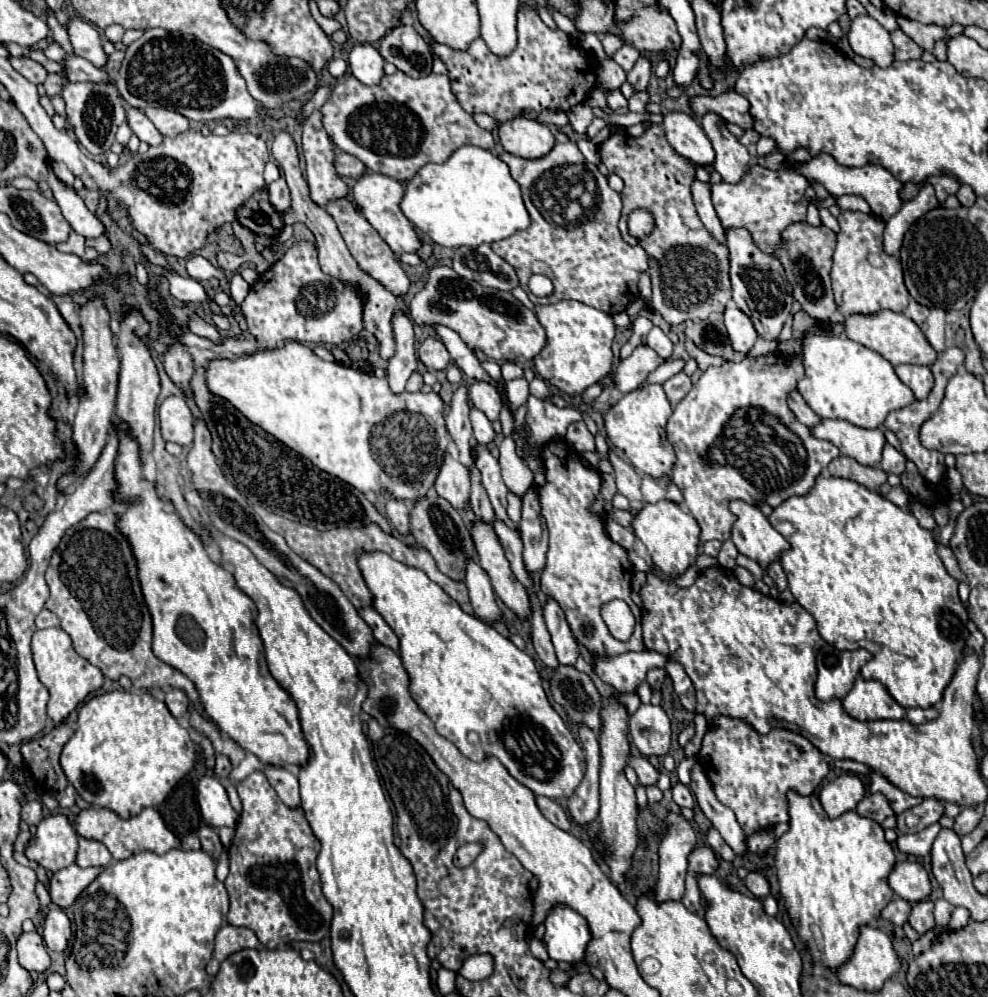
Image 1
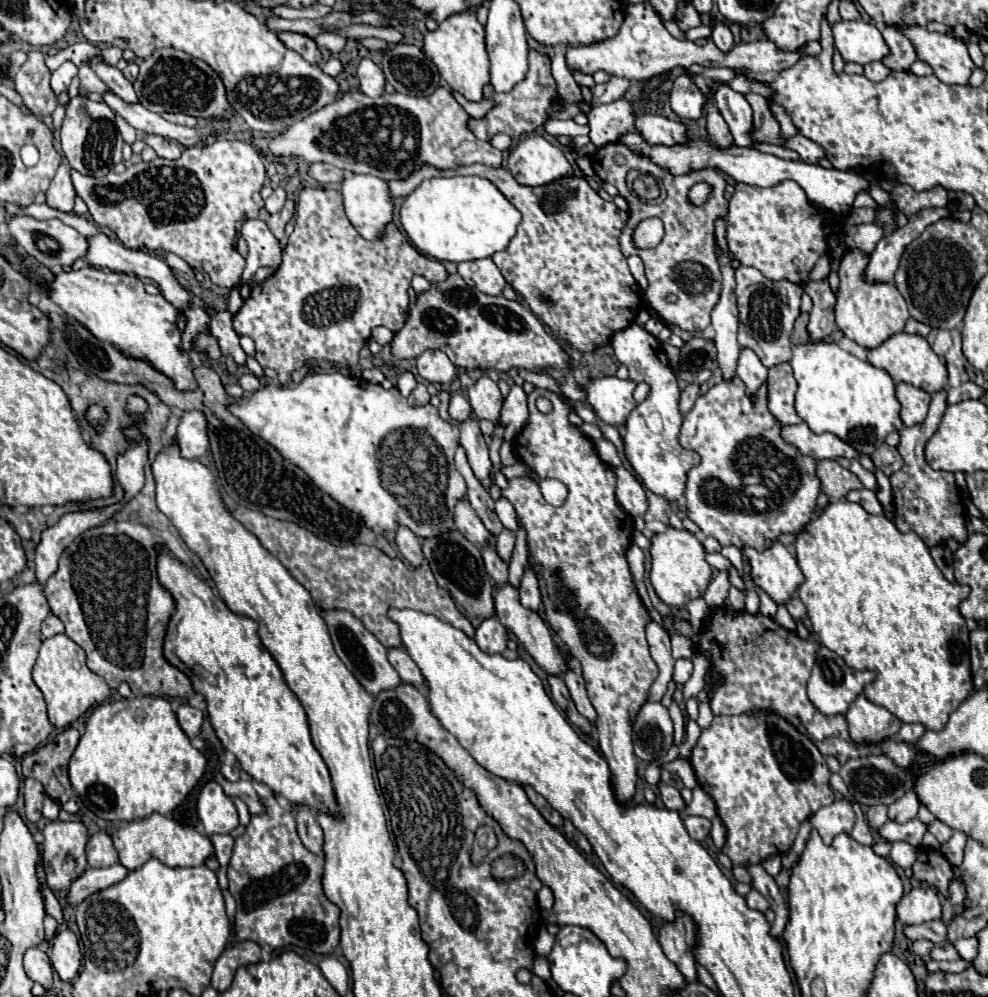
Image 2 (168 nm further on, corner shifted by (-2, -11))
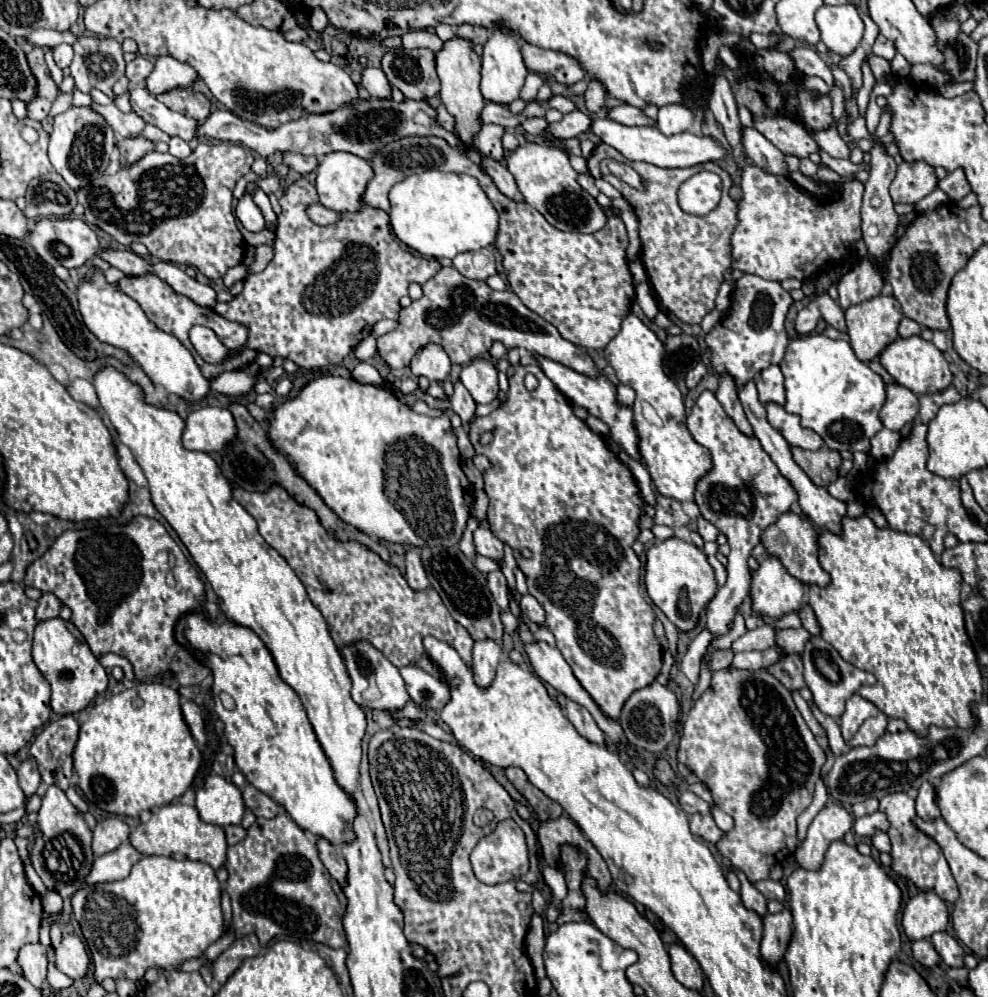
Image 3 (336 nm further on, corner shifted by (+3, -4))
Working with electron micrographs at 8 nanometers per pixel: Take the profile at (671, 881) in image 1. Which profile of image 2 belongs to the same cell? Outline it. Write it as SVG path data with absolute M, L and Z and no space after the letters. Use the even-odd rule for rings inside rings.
M677 912L673 922L665 922L659 930L659 944L665 956L679 968L687 980L697 978L695 960L693 960L693 942L695 942L695 924L685 912Z

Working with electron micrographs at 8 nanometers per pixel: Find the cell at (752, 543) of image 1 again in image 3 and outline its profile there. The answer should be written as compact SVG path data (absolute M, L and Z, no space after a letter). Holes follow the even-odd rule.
M776 557L760 561L760 569L752 573L752 611L772 621L786 613L798 611L804 587L794 579Z

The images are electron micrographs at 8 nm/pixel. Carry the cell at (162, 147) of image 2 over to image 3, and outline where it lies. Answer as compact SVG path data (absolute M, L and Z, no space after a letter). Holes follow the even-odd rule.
M172 137L172 139L170 139L170 153L172 153L174 157L178 157L178 159L184 159L184 157L188 157L188 155L192 153L192 147L190 147L184 139Z

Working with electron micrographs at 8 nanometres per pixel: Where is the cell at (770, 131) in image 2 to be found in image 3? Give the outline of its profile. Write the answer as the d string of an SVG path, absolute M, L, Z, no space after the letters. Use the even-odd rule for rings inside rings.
M754 117L754 127L784 155L804 159L812 153L820 153L820 145L806 133L806 129L790 117Z

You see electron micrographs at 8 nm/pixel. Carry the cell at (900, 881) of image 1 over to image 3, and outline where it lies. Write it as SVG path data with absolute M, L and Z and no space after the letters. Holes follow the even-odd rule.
M920 891L912 897L902 913L902 927L908 939L930 939L948 927L948 907L934 891Z

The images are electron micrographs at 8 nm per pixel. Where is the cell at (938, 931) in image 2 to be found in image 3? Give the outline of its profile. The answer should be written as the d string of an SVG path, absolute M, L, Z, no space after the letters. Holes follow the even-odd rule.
M934 933L930 943L936 947L938 955L948 967L964 967L964 947L948 933Z

